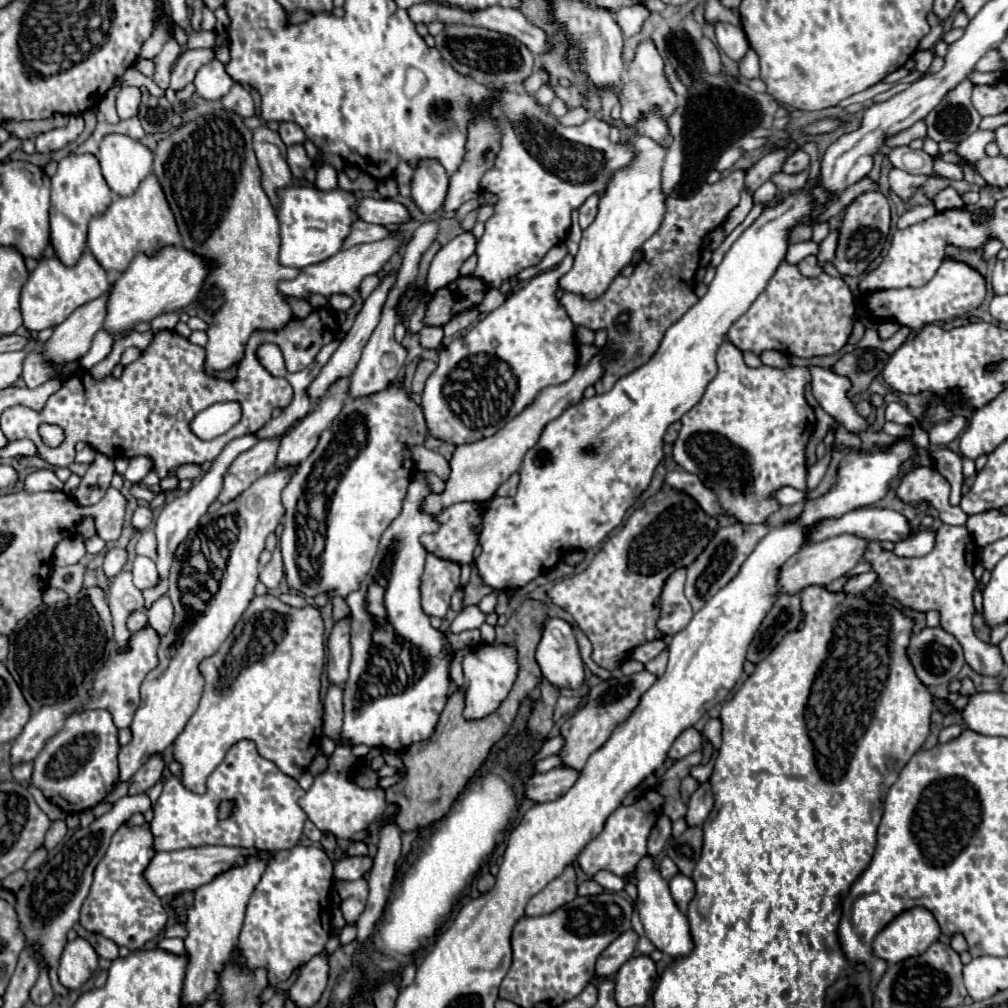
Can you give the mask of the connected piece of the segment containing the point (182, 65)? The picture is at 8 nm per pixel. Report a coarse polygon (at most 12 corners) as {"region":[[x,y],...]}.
{"region":[[214,48],[184,52],[170,78],[180,92],[190,84],[200,66],[216,58]]}

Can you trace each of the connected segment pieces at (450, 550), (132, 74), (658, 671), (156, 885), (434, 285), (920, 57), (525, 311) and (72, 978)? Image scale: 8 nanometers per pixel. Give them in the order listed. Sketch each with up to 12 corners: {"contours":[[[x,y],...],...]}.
{"contours":[[[460,502],[438,514],[436,534],[422,536],[428,552],[470,564],[484,506]],[[136,68],[122,75],[123,86],[145,86],[154,96],[164,96],[153,80]],[[668,650],[646,662],[646,670],[662,676],[668,662]],[[256,848],[158,852],[146,880],[160,898],[198,890]],[[464,232],[438,250],[426,274],[426,288],[460,276],[462,262],[476,252],[476,240]],[[918,50],[914,60],[914,70],[922,76],[926,74],[932,52],[930,50]],[[556,270],[440,352],[422,392],[434,438],[494,436],[572,378]],[[84,938],[64,946],[60,984],[78,990],[96,968],[98,954]]]}

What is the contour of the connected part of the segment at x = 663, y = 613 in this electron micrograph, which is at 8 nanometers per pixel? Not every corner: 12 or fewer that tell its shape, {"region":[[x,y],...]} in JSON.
{"region":[[686,568],[668,578],[658,628],[678,634],[694,616],[684,594]]}

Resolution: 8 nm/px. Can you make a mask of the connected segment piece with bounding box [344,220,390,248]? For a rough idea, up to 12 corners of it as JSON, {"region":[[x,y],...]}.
{"region":[[358,220],[344,248],[364,242],[378,242],[390,236],[390,230],[378,224]]}

